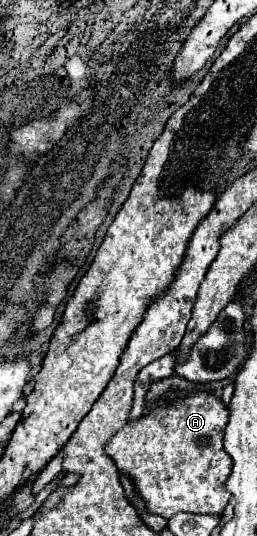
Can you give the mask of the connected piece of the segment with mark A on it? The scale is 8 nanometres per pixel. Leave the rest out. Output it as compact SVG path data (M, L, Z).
M196 392L184 400L162 404L150 410L134 424L126 424L108 444L106 454L114 460L120 474L128 474L144 498L152 514L170 518L176 512L194 512L194 514L222 514L230 500L230 492L224 488L226 478L232 470L232 460L224 450L224 428L228 422L228 408L210 392Z

